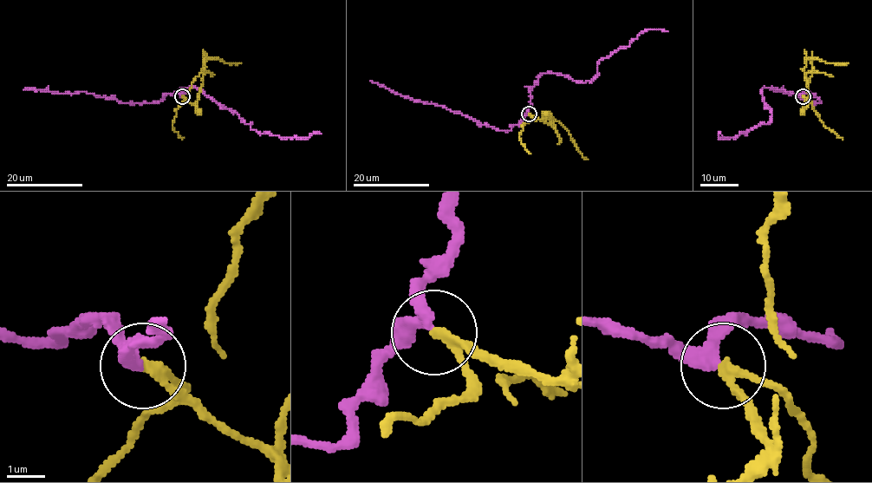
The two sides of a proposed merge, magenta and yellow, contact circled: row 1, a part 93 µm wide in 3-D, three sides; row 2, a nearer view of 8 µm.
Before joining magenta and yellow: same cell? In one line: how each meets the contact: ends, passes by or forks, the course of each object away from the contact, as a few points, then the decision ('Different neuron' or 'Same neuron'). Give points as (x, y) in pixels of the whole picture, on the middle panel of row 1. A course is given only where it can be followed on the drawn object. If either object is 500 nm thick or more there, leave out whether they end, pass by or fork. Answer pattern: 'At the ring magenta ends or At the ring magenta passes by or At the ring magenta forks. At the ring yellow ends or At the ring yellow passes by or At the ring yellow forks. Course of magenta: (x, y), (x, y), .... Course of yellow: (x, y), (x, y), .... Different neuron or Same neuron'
At the ring magenta passes by. At the ring yellow passes by. Course of magenta: (529, 114), (530, 88), (542, 75), (591, 81), (601, 60), (626, 48), (640, 35), (648, 29), (668, 31). Course of yellow: (529, 114), (543, 120), (549, 115), (553, 117), (564, 128), (580, 153), (588, 159). Different neuron

